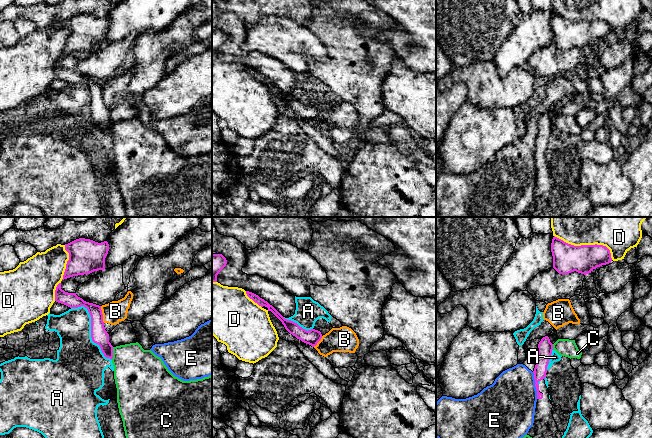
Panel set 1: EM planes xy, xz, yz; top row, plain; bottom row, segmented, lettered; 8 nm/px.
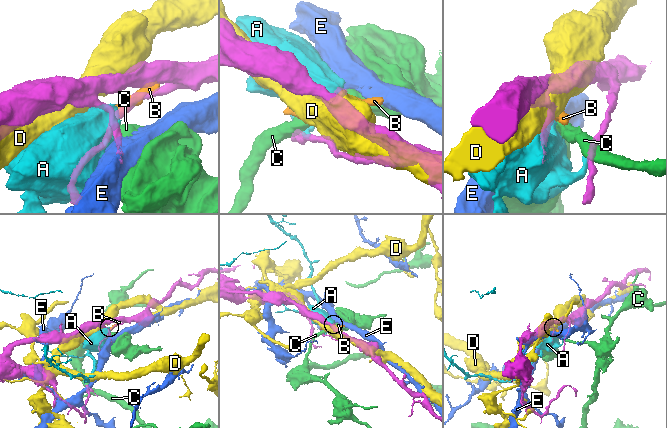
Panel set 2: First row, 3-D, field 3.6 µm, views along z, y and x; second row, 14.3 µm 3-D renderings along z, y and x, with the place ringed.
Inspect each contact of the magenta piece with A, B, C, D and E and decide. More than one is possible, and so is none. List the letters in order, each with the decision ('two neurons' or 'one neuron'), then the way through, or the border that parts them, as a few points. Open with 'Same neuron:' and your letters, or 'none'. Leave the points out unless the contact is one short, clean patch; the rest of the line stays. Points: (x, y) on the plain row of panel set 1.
Same neuron: none
A: two neurons
B: two neurons; border xy (100, 82), (104, 98)
C: two neurons
D: two neurons
E: two neurons

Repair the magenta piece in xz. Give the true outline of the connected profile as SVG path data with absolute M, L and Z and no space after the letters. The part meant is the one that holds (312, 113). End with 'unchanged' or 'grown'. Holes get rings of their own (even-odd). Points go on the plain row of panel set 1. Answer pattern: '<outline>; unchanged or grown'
M246 67L247 72L252 75L255 79L257 79L259 82L267 83L268 87L271 87L284 101L285 105L295 112L297 115L301 116L302 118L311 121L312 123L316 122L317 119L321 116L322 110L320 107L311 105L311 106L305 106L302 103L300 103L297 99L285 95L272 81L270 81L267 77L260 74L258 71Z; unchanged

